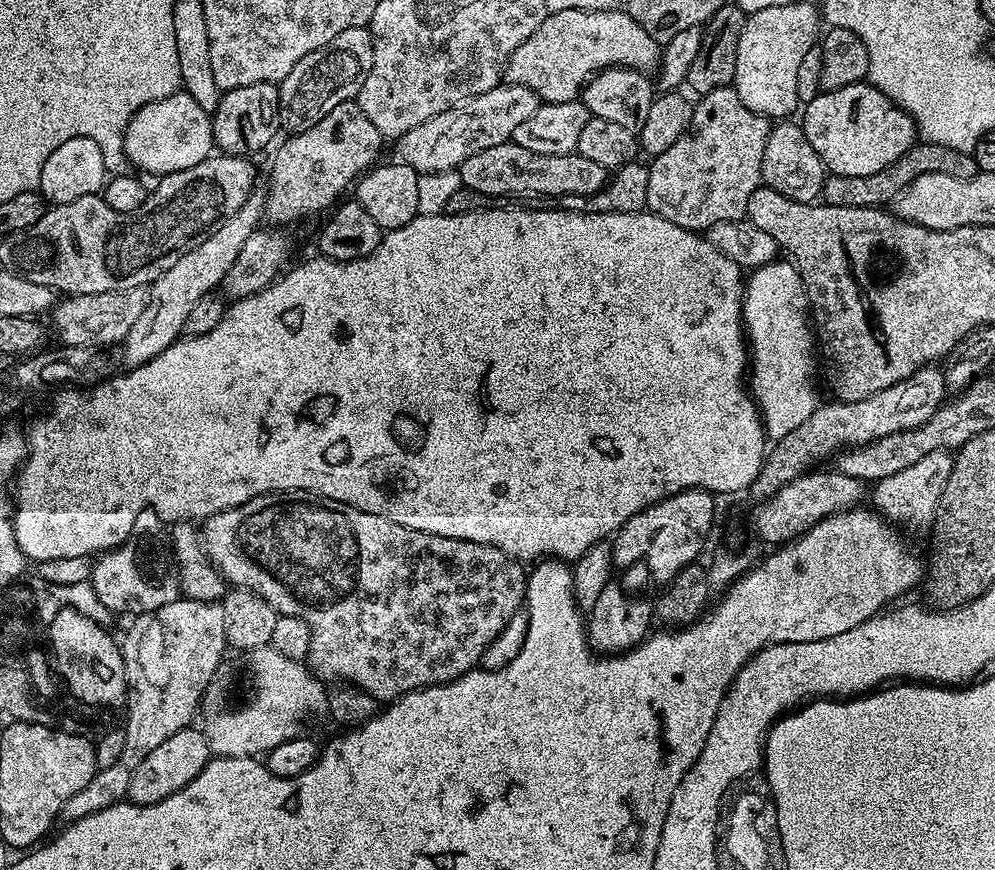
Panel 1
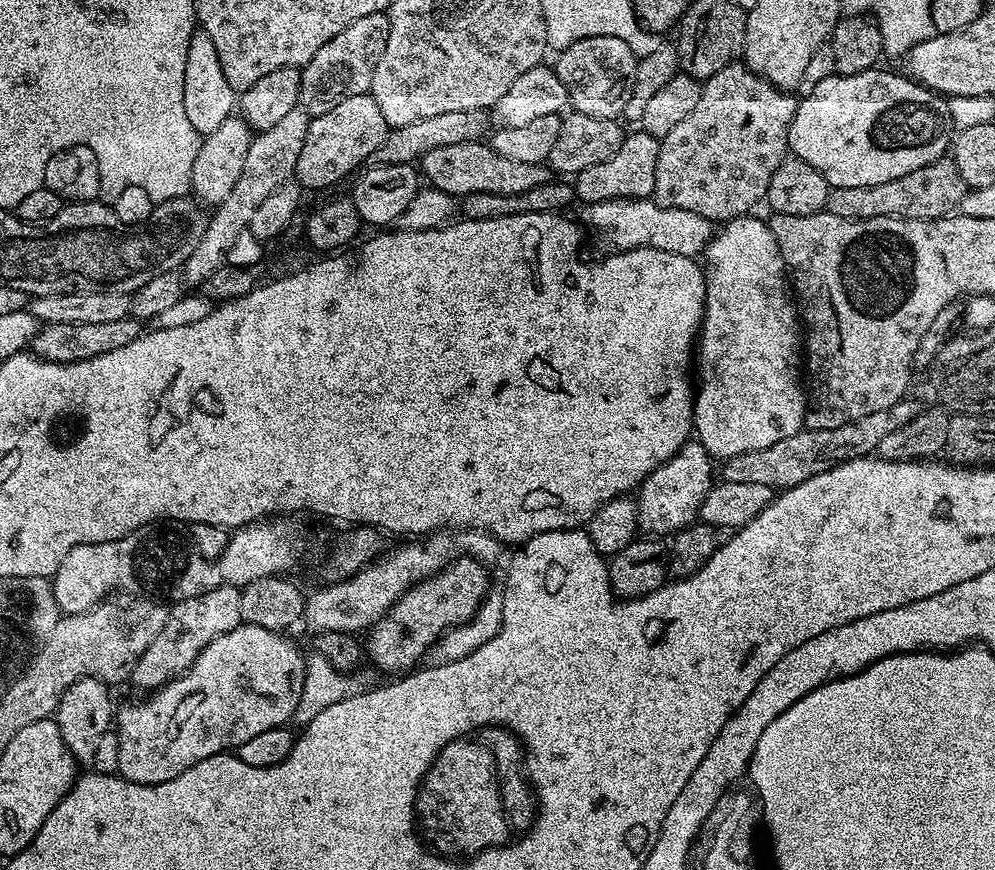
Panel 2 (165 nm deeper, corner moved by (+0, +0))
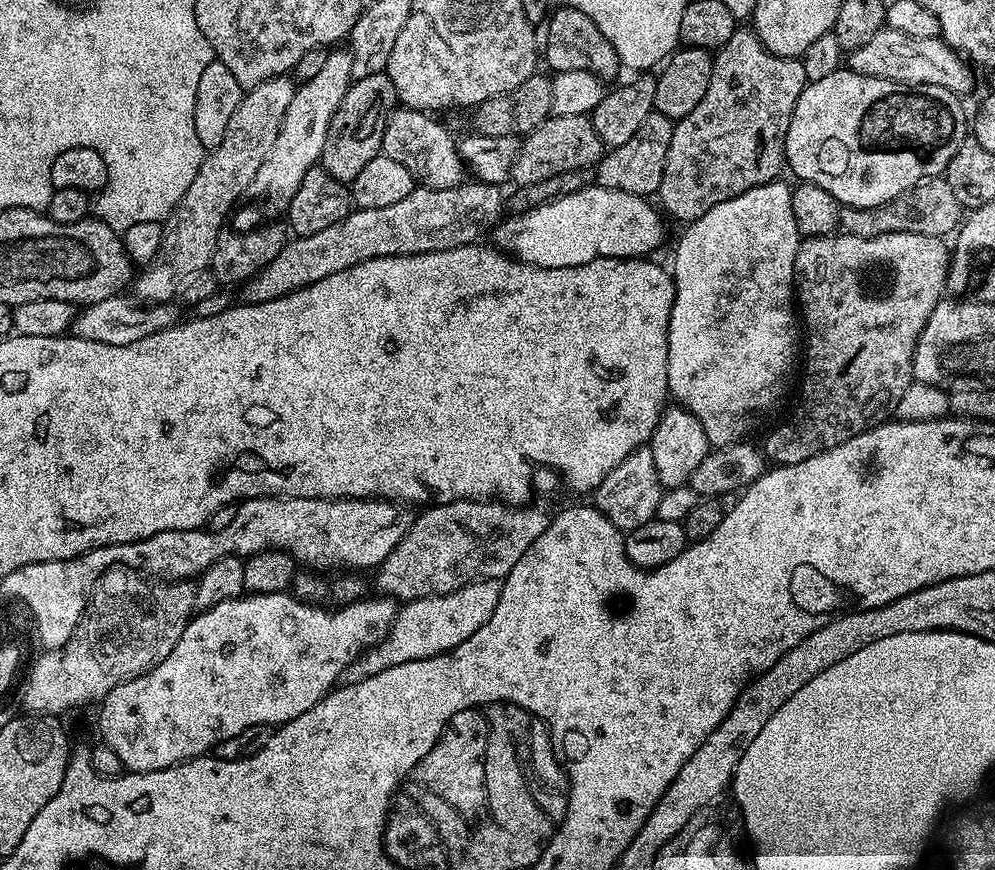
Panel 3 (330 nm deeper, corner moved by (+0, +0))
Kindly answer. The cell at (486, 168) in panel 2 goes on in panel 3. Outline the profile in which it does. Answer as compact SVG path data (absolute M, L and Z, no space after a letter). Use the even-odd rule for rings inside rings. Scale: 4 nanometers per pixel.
M403 106L393 109L383 132L381 153L410 171L419 187L450 189L465 181L466 165L460 156L459 145L433 115Z

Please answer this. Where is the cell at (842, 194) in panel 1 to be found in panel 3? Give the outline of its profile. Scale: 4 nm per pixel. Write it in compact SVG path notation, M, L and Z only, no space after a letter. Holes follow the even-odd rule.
M943 175L929 176L928 179L918 182L913 188L898 194L898 198L882 206L841 207L840 210L840 228L847 235L858 238L878 238L878 234L894 234L895 232L913 232L948 238L959 229L961 223L960 203L954 195L954 190L950 190L950 182Z

